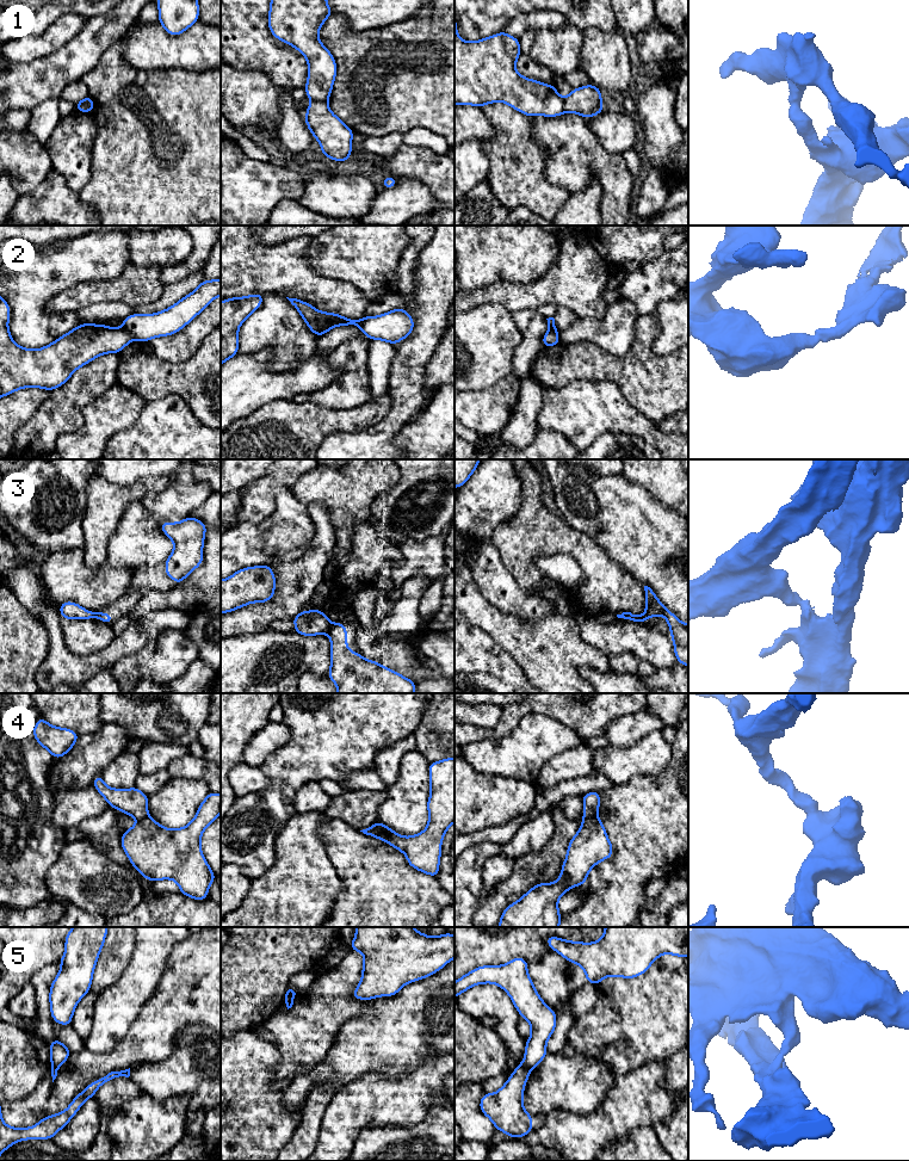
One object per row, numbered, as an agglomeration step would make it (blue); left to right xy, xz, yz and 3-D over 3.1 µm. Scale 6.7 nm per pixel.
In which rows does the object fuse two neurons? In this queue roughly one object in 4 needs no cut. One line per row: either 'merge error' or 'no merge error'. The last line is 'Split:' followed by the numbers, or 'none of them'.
1: merge error
2: merge error
3: merge error
4: merge error
5: merge error
Split: 1, 2, 3, 4, 5

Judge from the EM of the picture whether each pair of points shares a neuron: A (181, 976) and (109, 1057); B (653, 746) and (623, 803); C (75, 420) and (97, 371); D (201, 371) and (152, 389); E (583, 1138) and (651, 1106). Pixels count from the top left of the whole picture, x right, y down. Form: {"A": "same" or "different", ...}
{"A": "same", "B": "different", "C": "same", "D": "same", "E": "same"}

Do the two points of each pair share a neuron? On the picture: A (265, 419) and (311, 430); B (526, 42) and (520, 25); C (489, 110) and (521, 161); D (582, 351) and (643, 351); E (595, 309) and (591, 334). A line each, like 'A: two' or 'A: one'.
A: one
B: two
C: one
D: one
E: two

